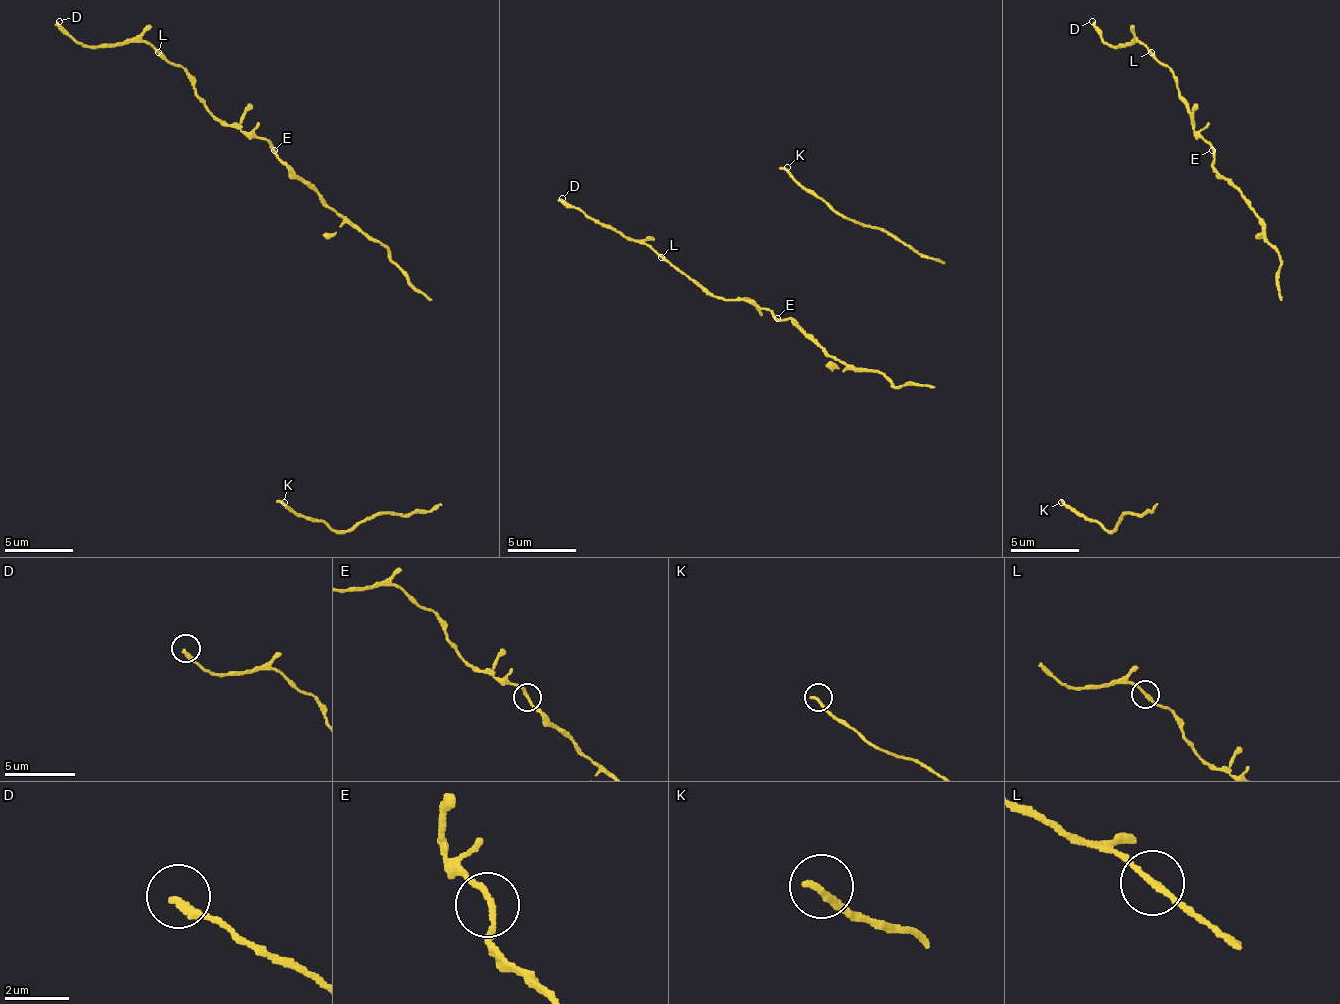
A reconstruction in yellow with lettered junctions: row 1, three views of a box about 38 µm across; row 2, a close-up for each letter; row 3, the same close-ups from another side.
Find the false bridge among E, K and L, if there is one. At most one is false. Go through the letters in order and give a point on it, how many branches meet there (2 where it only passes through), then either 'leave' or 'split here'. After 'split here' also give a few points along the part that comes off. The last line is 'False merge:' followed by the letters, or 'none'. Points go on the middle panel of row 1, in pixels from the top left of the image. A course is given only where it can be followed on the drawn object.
E: place (777, 318); branches 2; leave
K: place (787, 167); branches 1; leave
L: place (661, 257); branches 2; split here; course (661, 256), (643, 243), (585, 215), (558, 198)
False merge: L

